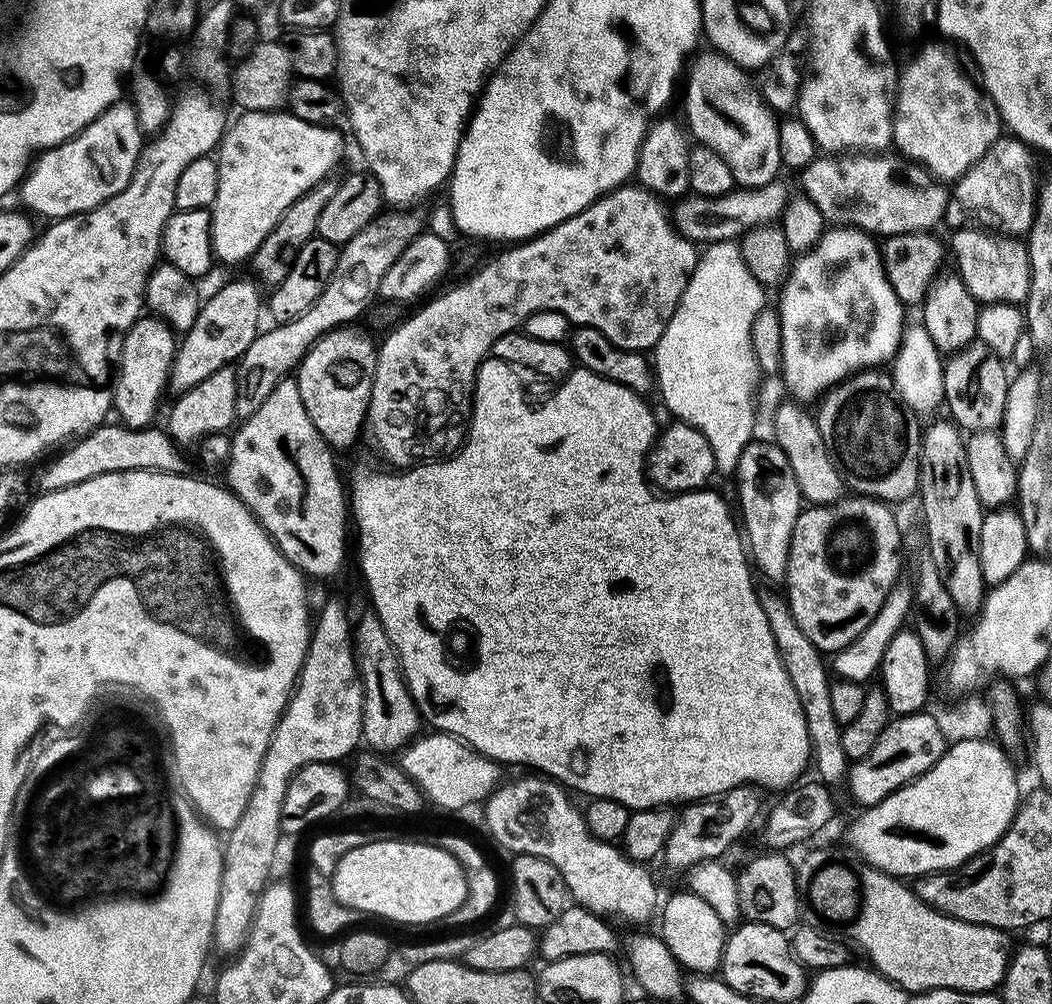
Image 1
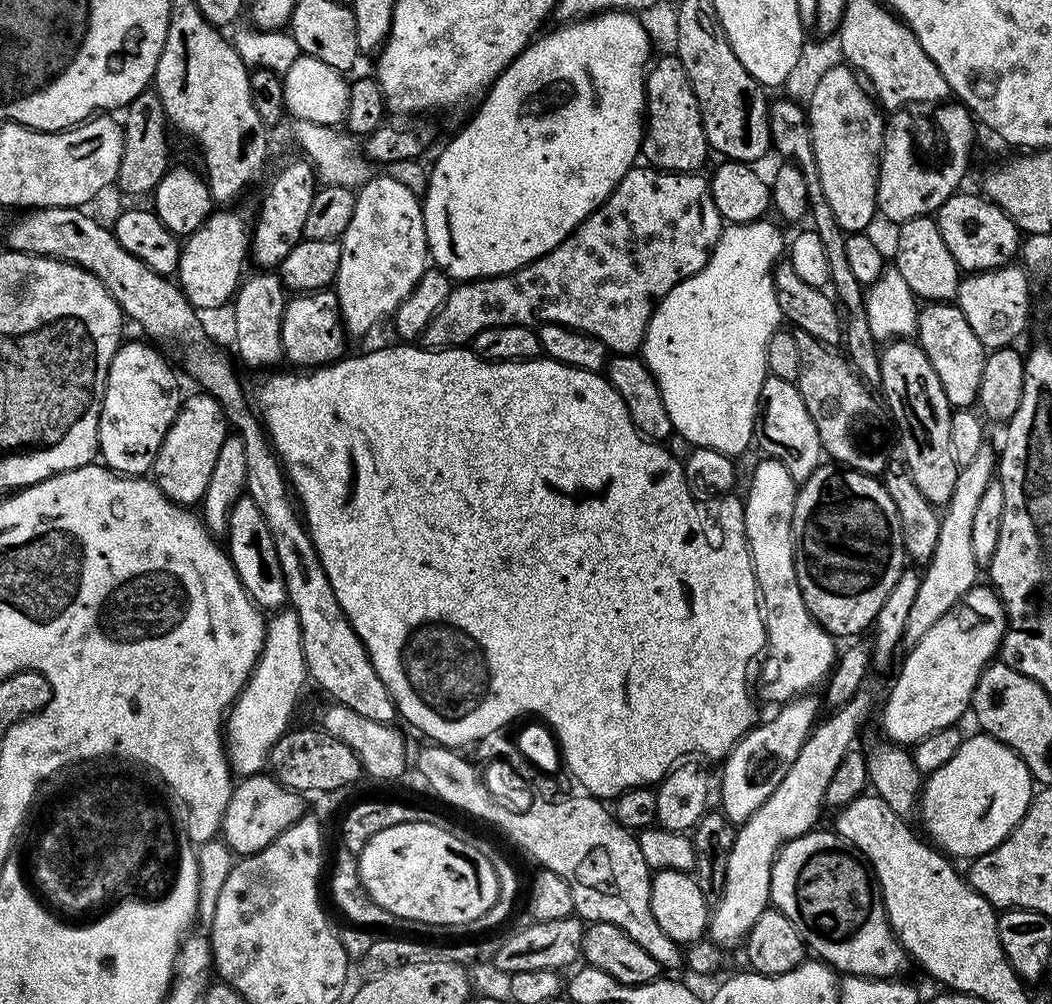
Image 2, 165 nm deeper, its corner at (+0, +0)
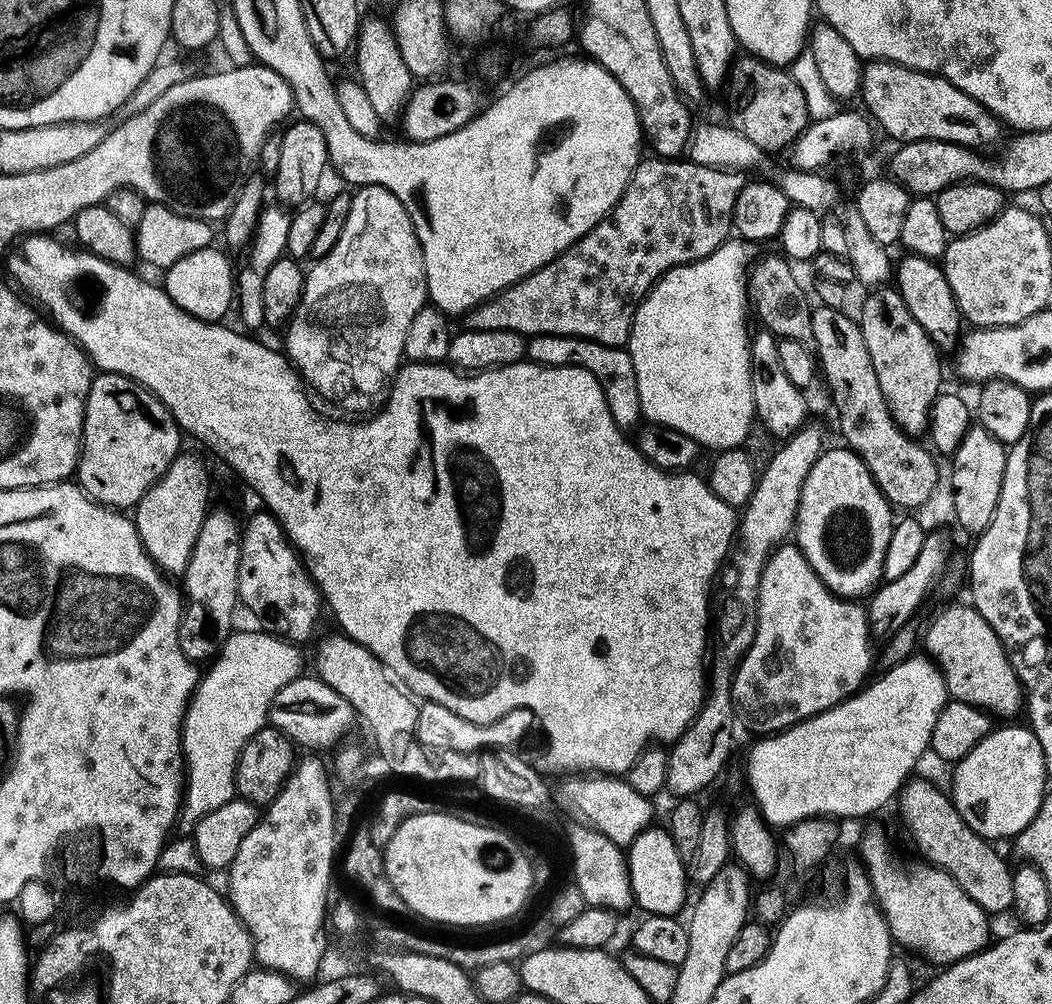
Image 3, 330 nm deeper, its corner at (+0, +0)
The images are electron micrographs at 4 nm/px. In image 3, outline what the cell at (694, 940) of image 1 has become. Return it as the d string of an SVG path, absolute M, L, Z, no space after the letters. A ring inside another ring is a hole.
M649 826L626 848L628 877L635 907L650 916L676 916L688 896L690 882L681 852L674 846L674 838L667 827Z

